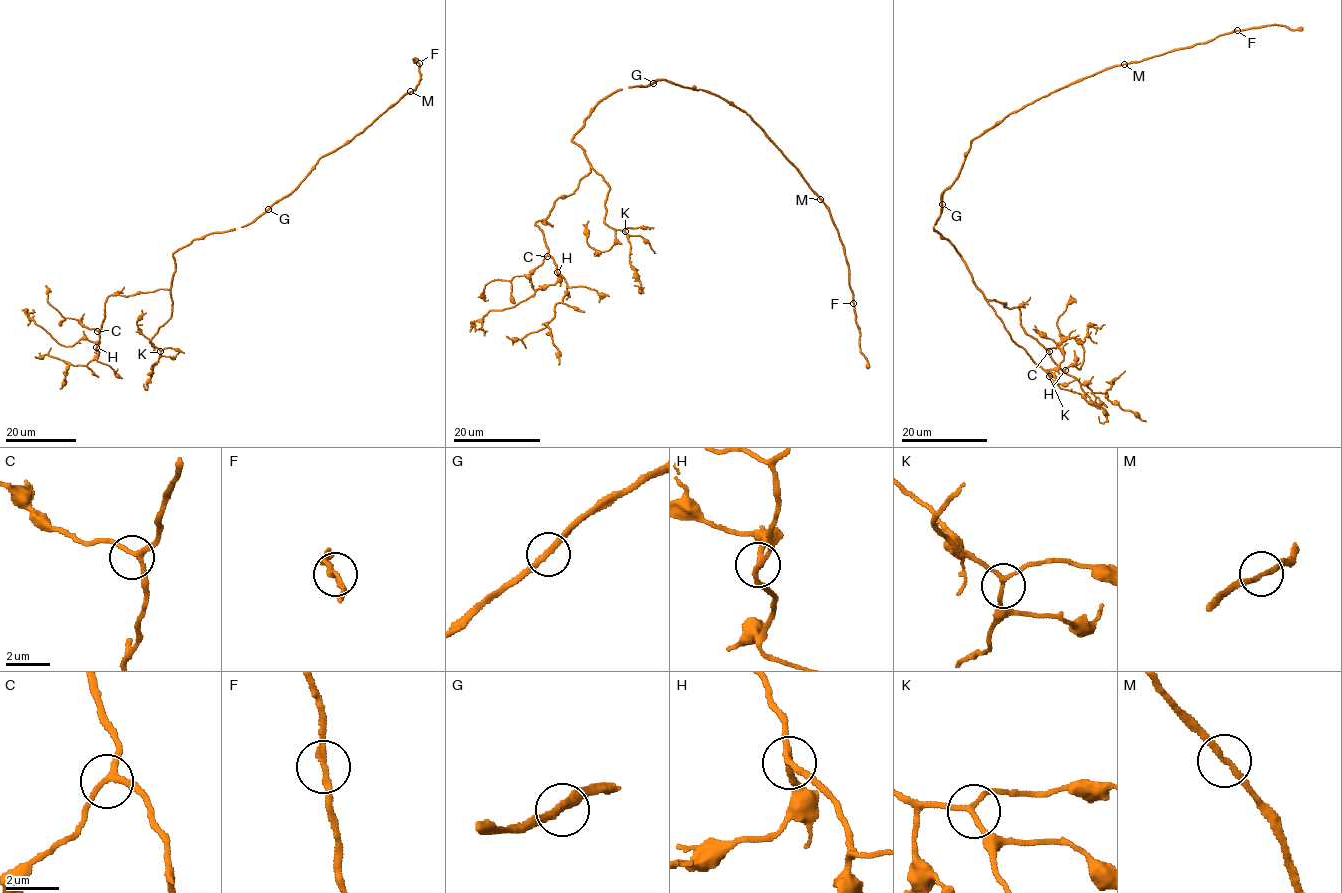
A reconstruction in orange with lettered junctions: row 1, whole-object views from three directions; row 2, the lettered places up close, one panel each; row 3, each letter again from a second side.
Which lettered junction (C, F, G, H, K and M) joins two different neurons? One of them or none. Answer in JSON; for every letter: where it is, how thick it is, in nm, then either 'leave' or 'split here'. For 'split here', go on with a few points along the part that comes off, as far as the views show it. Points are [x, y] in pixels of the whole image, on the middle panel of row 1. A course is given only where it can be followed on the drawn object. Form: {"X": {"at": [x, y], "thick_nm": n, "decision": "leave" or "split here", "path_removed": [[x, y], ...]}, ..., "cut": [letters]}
{"C": {"at": [547, 256], "thick_nm": 200, "decision": "leave"}, "F": {"at": [853, 303], "thick_nm": 190, "decision": "leave"}, "G": {"at": [653, 83], "thick_nm": 280, "decision": "leave"}, "H": {"at": [557, 272], "thick_nm": 220, "decision": "leave"}, "K": {"at": [625, 231], "thick_nm": 150, "decision": "leave"}, "M": {"at": [820, 199], "thick_nm": 170, "decision": "leave"}, "cut": []}

